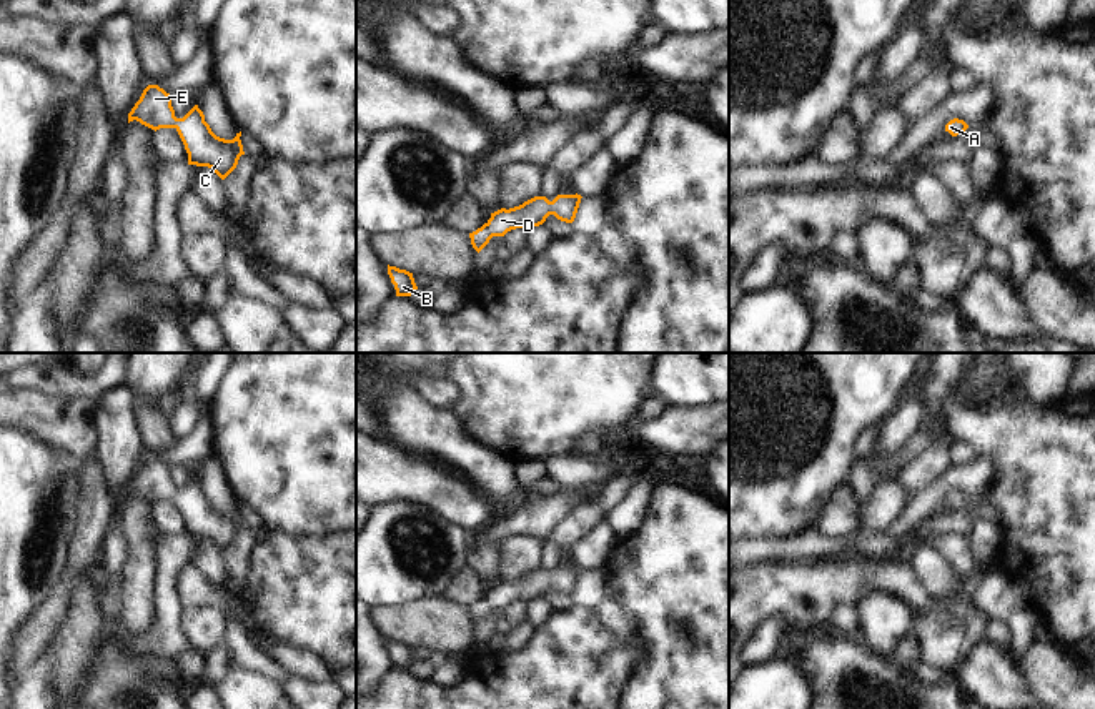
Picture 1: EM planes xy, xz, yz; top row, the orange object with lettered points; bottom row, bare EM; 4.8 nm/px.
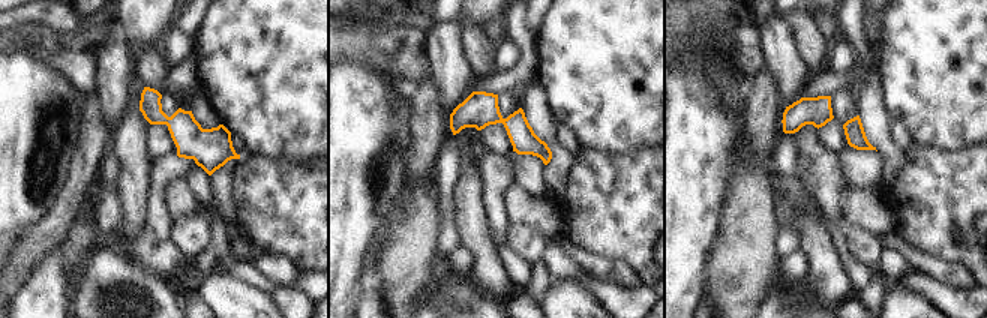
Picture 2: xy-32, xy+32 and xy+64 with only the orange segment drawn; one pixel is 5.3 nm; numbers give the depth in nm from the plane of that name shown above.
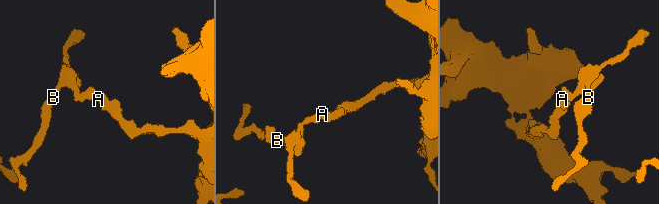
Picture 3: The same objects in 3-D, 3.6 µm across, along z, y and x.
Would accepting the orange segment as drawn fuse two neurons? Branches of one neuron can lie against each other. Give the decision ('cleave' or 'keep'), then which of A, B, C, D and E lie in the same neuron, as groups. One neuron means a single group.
keep; A B C D E

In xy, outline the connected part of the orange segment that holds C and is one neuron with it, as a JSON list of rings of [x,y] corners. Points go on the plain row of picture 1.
[[[148,458],[128,486],[130,494],[160,503],[175,501],[188,526],[188,538],[208,539],[225,553],[238,538],[243,524],[241,504],[233,513],[216,509],[205,494],[203,484],[195,478],[183,491],[175,489],[171,468],[158,458]]]

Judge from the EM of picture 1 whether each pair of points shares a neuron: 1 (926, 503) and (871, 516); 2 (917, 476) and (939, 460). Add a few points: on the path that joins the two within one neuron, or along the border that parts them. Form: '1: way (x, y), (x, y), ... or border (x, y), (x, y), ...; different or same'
1: border (911, 500), (882, 531); different
2: way (922, 471), (934, 461); same

